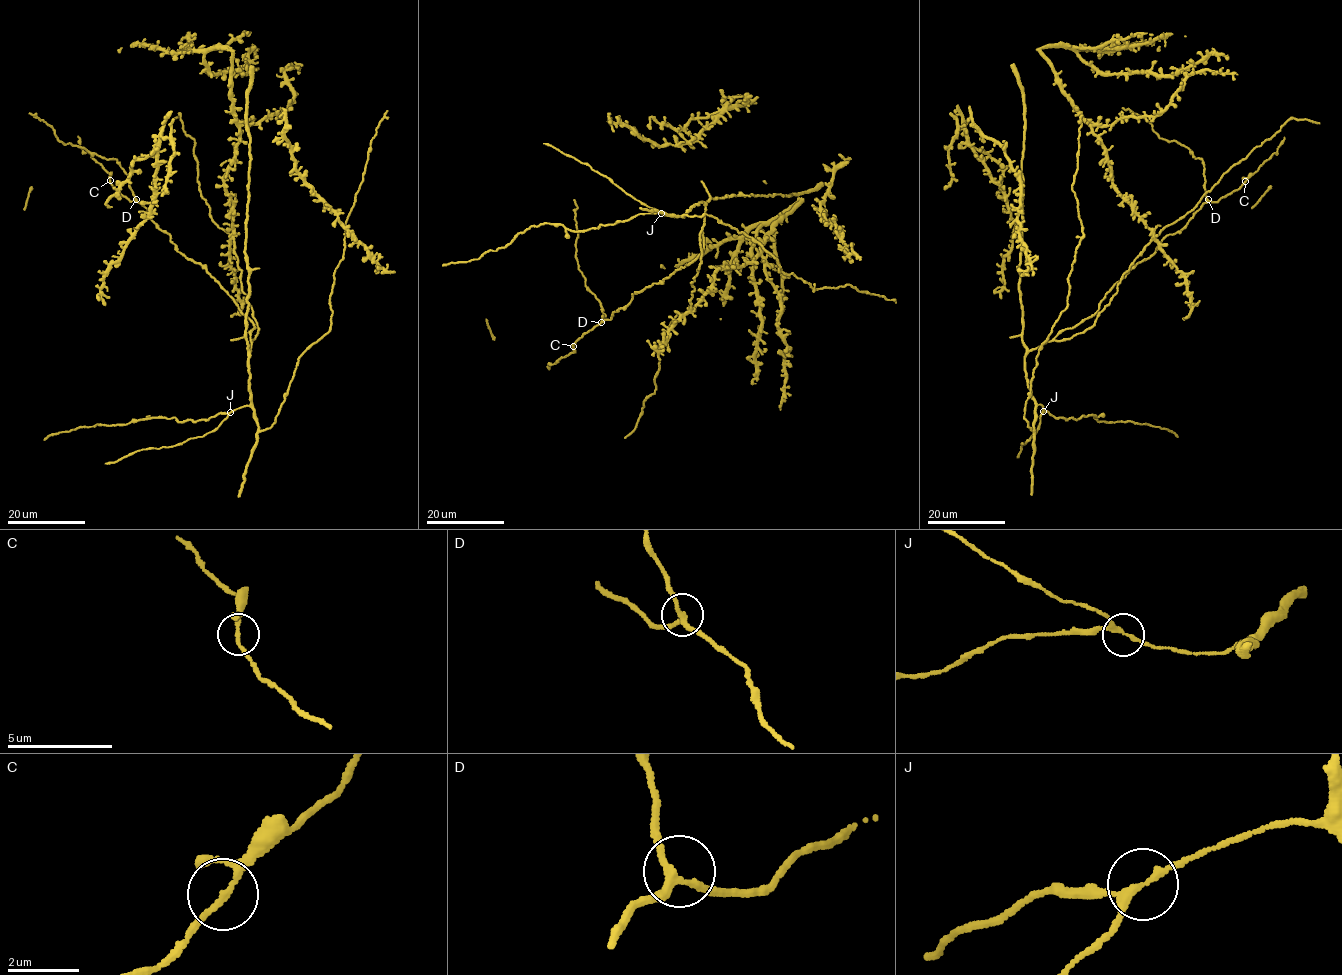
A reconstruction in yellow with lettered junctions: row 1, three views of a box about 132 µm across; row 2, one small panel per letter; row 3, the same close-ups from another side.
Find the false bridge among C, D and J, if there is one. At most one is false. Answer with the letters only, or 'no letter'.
no letter

